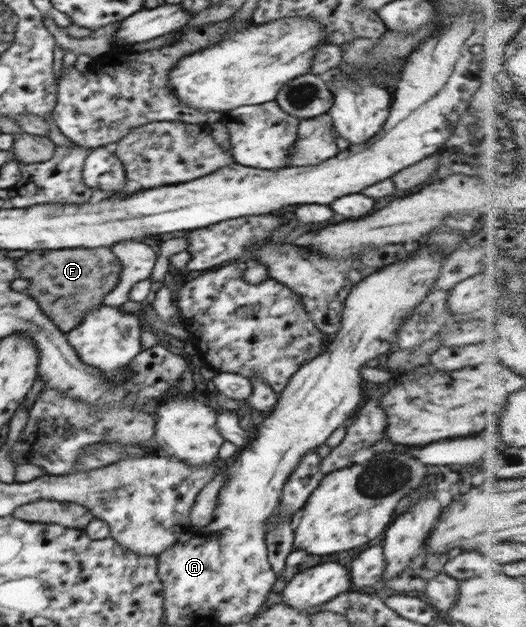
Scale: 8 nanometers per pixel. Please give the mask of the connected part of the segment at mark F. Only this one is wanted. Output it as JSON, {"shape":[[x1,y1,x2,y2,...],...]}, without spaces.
{"shape":[[109,247,32,250,26,252,22,258,16,259,16,265,18,277,30,279,32,285,36,285,56,297,56,307,52,307,48,311,48,313,52,313,49,318,60,331,66,333,74,329,90,310,103,303,105,295,112,293,112,290,118,285,123,270,120,260]]}

